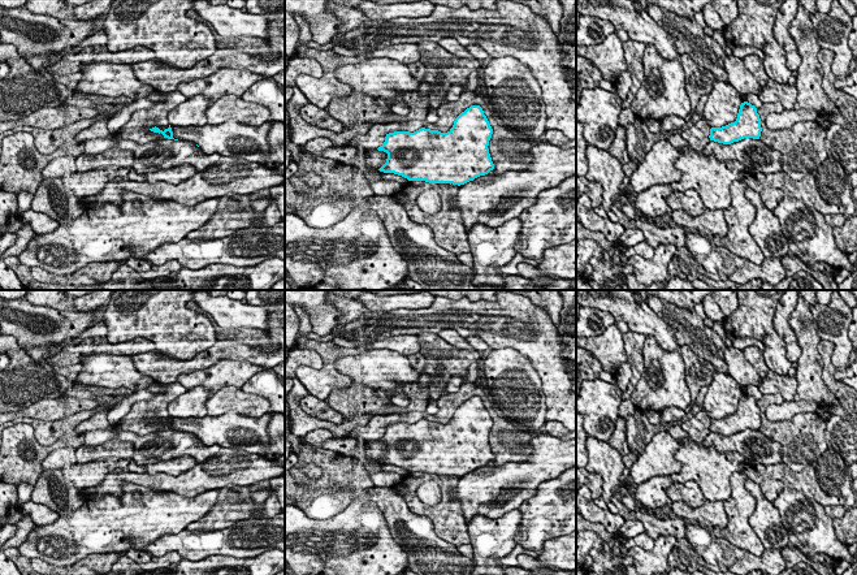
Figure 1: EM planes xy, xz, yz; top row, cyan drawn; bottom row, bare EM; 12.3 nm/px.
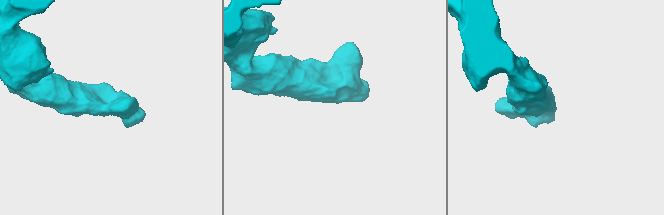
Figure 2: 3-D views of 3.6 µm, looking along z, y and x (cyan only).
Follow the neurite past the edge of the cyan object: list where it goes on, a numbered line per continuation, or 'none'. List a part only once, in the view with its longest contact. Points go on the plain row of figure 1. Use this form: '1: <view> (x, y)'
none

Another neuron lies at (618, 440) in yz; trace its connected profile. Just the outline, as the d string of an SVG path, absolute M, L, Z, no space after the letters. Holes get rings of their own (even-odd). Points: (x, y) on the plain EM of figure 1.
M618 416L618 420L615 423L615 429L609 440L609 445L616 449L622 457L629 454L624 418Z

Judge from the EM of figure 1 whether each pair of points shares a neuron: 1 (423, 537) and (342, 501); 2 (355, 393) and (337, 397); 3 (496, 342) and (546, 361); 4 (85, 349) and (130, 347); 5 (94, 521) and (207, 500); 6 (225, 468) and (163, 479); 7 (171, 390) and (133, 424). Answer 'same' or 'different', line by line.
1: same
2: same
3: same
4: same
5: same
6: same
7: same

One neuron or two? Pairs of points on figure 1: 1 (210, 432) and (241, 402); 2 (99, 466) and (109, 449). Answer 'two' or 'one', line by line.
1: two
2: two

